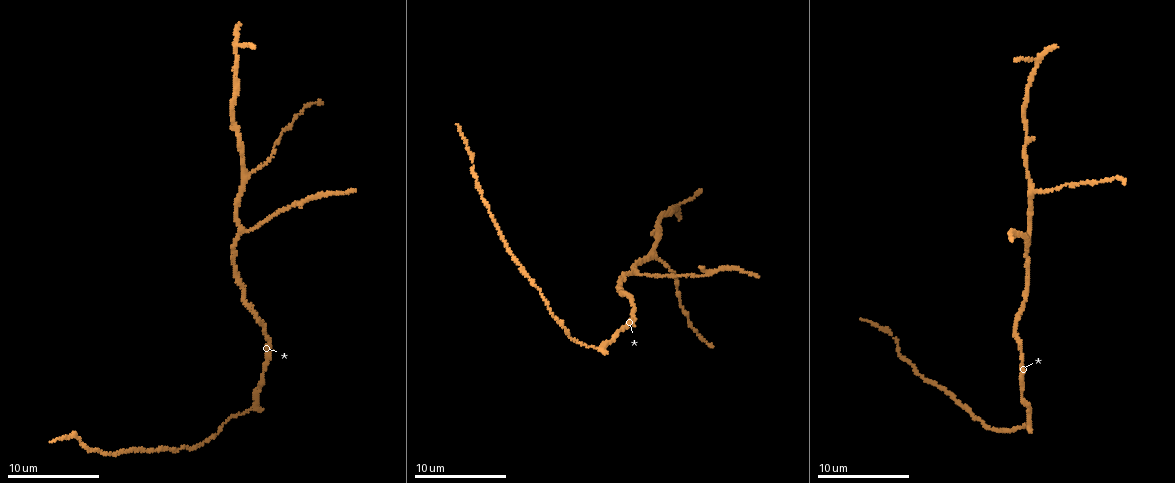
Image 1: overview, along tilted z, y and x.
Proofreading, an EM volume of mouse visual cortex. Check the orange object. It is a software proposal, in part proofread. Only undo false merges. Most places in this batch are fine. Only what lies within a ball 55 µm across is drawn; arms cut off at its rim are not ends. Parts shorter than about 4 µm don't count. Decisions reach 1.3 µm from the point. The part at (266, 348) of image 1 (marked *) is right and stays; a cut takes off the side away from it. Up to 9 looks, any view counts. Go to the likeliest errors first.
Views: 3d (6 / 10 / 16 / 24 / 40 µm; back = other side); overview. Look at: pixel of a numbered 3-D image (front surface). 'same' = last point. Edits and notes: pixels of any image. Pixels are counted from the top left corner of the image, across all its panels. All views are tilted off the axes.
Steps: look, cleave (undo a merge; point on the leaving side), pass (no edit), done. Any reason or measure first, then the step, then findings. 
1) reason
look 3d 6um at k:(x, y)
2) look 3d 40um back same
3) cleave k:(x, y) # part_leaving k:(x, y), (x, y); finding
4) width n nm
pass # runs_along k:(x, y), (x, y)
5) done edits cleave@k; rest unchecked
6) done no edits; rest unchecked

side arm on a straight run
look 3d 10um at 1:(246, 229)

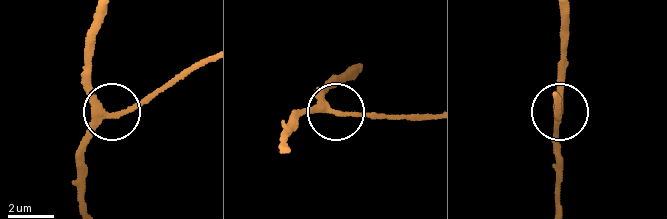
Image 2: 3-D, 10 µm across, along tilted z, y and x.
width 260 nm
pass # runs_along 2:(85, 205), (83, 141), (105, 119), (146, 103), (174, 79); all the same neuron

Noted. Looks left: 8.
three arms meet
look 3d 6um at 1:(247, 174)

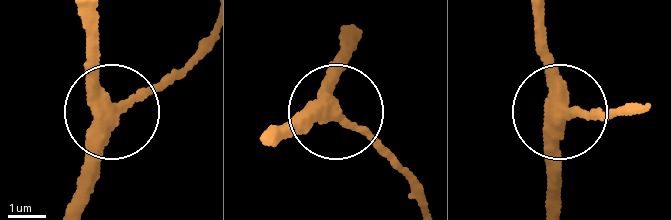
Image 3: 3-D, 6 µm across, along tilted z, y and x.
width 290 nm
pass # runs_along 3:(554, 207), (552, 118), (563, 111), (609, 120); all the same neuron

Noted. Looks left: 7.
look 3d 10um at 1:(709, 276)

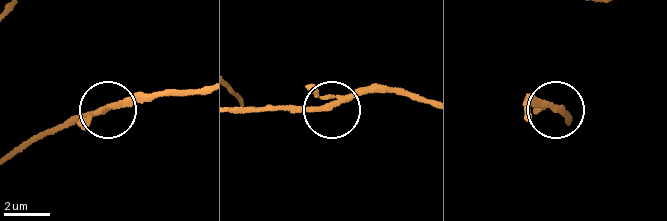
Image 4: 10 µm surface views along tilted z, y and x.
closer look
look 3d 6um at 4:(330, 106)

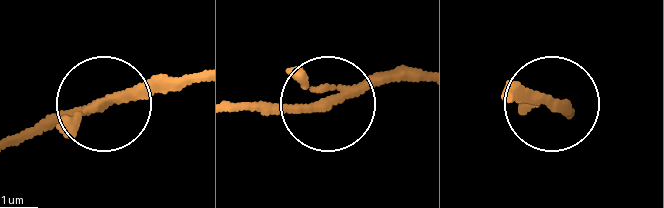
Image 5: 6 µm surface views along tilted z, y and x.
arms 3
pass # runs_along 5:(565, 119), (513, 81); one neuron here

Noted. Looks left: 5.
a narrow waist
look 3d 10um at 1:(680, 305)

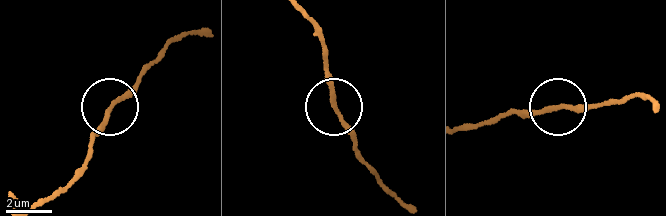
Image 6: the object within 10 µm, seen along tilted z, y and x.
look 3d 6um at 6:(557, 110)

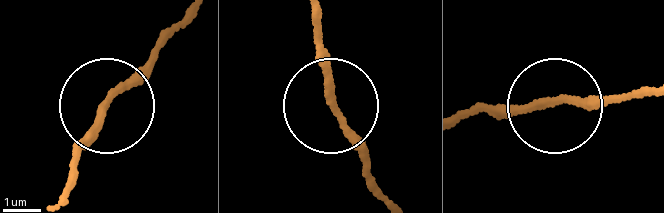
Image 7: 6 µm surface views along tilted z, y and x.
pass # runs_along 7:(63, 195), (80, 141), (160, 48); all the same neuron

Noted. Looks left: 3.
done no edits; rest unchecked

